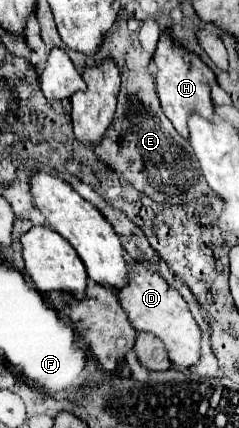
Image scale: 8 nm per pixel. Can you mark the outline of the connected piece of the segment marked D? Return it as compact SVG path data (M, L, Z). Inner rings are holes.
M134 263L128 269L128 281L122 289L118 289L118 301L126 309L128 319L136 331L148 331L154 333L168 351L168 357L172 363L190 367L200 359L200 329L188 311L186 301L180 297L180 293L166 283L164 277L160 277L156 271L148 269L142 263Z

